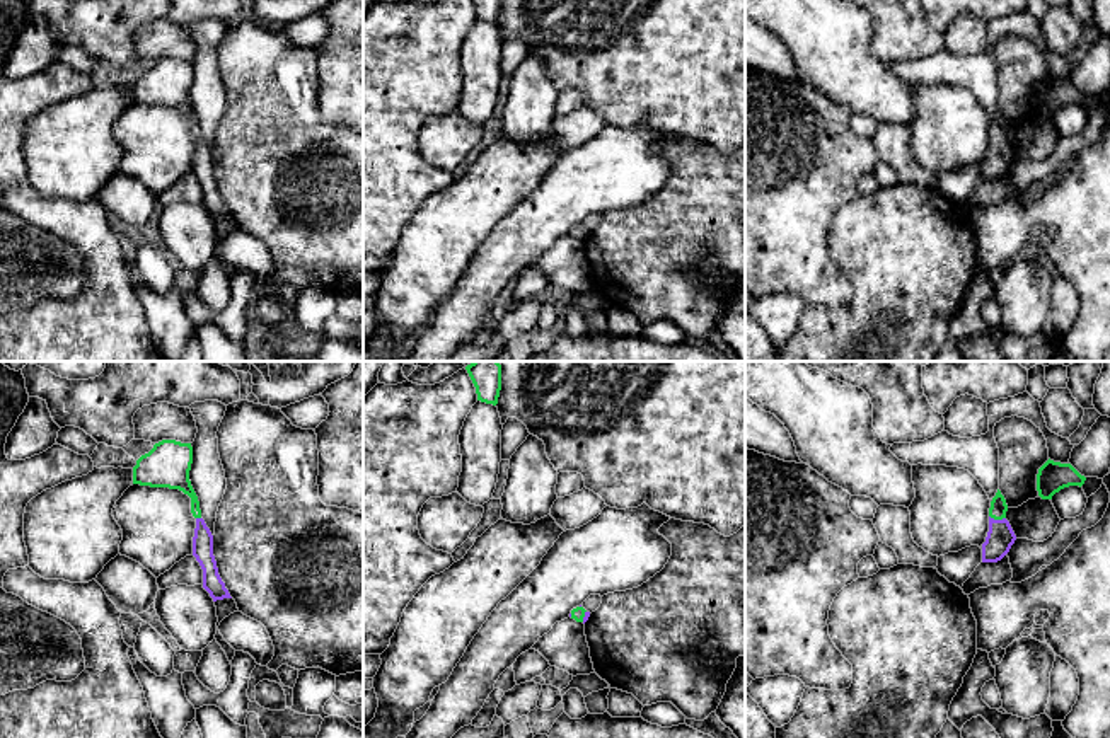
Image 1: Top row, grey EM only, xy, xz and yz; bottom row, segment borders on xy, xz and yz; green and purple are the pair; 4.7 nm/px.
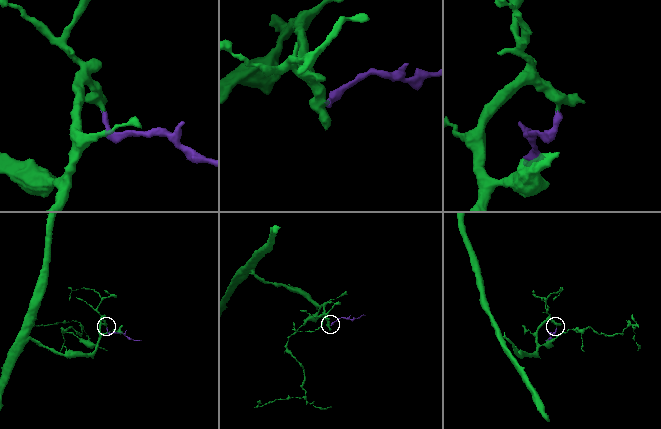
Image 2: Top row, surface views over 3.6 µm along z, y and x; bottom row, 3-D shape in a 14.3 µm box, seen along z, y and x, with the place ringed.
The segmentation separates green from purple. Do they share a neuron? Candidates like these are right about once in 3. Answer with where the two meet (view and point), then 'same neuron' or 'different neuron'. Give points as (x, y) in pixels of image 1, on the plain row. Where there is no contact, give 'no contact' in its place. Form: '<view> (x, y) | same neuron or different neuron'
yz (998, 137) | same neuron

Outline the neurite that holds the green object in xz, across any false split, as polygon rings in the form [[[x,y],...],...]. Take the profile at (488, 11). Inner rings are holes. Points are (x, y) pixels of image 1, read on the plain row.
[[[472,0],[476,5],[477,19],[486,22],[498,22],[501,0]]]

